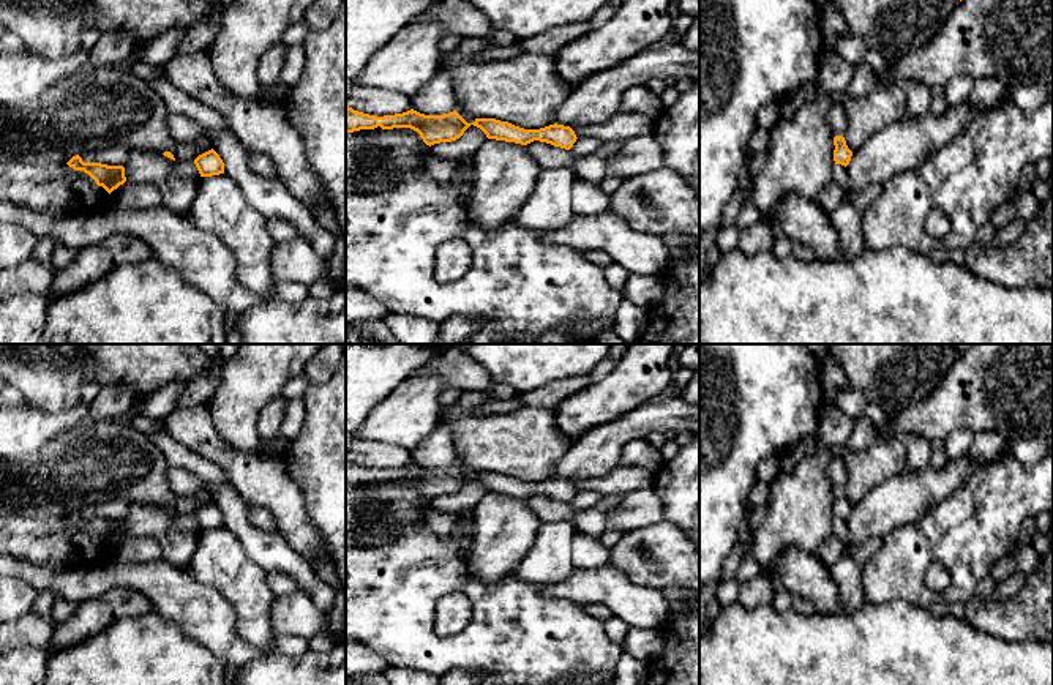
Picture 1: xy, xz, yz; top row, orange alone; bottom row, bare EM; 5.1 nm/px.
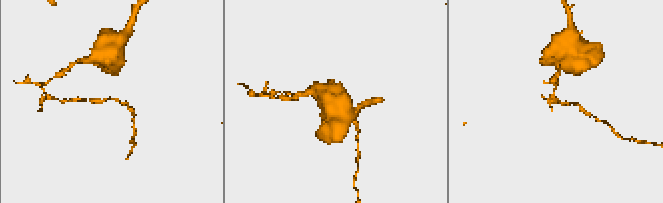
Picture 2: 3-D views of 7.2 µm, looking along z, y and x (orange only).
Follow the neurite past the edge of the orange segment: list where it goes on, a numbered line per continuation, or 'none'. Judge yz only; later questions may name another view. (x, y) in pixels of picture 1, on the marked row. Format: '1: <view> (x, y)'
none

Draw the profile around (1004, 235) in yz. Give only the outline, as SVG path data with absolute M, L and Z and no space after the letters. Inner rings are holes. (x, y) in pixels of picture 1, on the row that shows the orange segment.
M1017 216L1007 226L996 229L993 243L1001 248L1009 246L1015 240L1018 240L1018 237L1023 234L1025 229L1026 223L1020 216Z

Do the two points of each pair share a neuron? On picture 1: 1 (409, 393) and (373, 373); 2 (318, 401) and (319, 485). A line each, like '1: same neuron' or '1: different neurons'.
1: different neurons
2: same neuron

